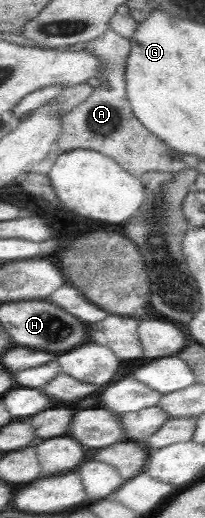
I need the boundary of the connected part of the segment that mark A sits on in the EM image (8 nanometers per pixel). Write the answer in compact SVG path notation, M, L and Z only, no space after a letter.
M108 29L98 37L84 42L83 49L92 52L100 62L100 71L96 77L100 79L100 85L92 89L83 103L58 117L60 120L58 137L52 145L52 151L38 163L36 170L46 174L56 156L73 149L86 149L110 157L124 171L134 176L148 171L178 173L185 170L187 165L182 162L180 153L174 153L160 139L144 129L129 109L123 74L126 56L130 51L128 39Z

